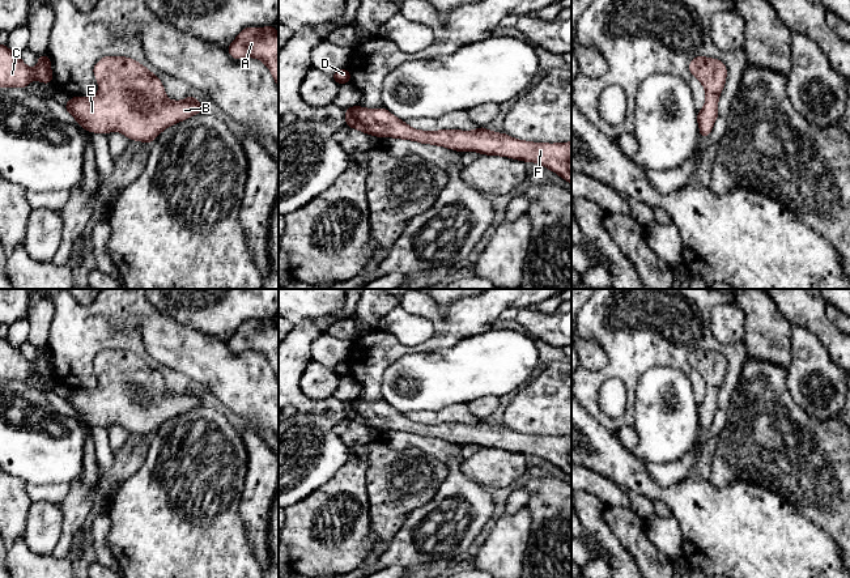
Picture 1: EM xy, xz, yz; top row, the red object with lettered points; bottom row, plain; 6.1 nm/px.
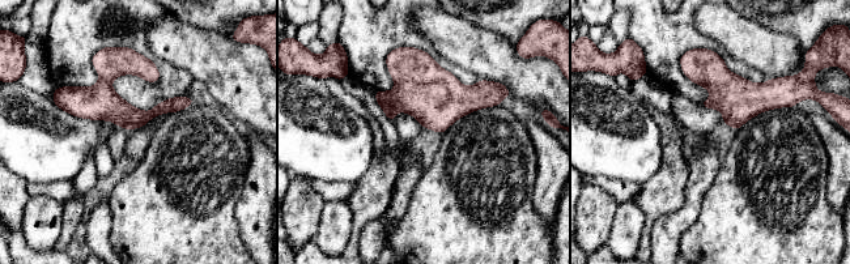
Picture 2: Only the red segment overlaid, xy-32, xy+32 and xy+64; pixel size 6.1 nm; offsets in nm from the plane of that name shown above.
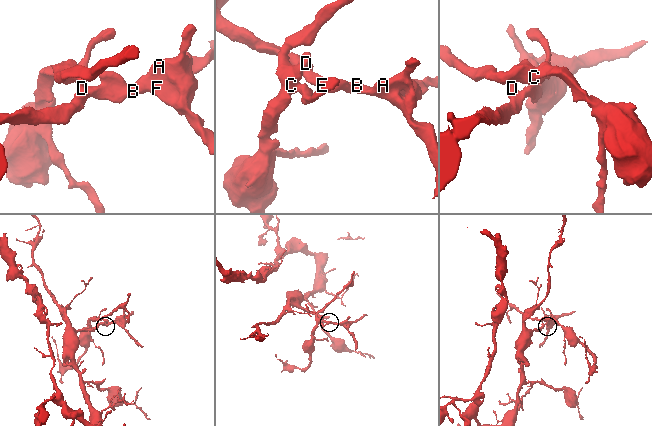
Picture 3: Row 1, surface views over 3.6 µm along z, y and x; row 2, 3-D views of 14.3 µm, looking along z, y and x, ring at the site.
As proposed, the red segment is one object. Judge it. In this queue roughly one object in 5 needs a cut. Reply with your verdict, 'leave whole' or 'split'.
leave whole

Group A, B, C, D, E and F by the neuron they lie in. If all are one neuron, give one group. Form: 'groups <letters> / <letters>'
groups A B C D E F

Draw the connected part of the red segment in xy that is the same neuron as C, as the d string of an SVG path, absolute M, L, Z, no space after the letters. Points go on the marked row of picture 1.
M0 44L0 88L26 88L30 81L38 80L51 84L51 61L47 55L38 56L38 65L30 69L7 44Z

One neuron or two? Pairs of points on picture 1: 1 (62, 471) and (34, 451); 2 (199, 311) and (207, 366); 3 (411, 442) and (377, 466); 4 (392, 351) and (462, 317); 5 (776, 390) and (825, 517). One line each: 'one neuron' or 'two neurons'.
1: one neuron
2: two neurons
3: two neurons
4: one neuron
5: one neuron

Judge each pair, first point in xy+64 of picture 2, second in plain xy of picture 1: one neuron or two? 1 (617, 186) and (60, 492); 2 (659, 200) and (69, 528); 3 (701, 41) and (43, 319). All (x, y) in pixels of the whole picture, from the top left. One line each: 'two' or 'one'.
1: one
2: one
3: two

